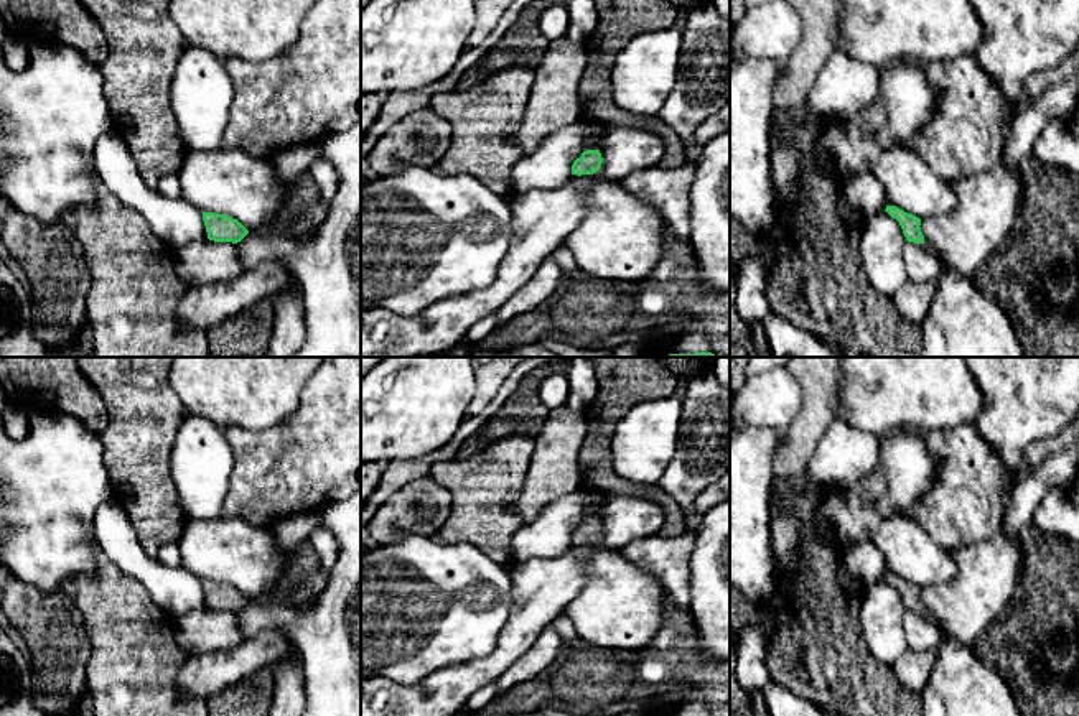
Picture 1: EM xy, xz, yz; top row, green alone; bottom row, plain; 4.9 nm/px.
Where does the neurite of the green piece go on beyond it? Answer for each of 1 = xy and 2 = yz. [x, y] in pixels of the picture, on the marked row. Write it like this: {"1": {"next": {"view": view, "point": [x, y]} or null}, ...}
{"1": {"next": null}, "2": {"next": null}}

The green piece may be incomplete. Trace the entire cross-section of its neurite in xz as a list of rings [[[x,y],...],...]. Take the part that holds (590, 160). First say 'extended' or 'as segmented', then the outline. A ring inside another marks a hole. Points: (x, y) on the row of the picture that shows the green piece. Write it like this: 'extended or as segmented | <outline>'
as segmented | [[[586,150],[572,165],[572,174],[593,174],[603,163],[600,150]]]

